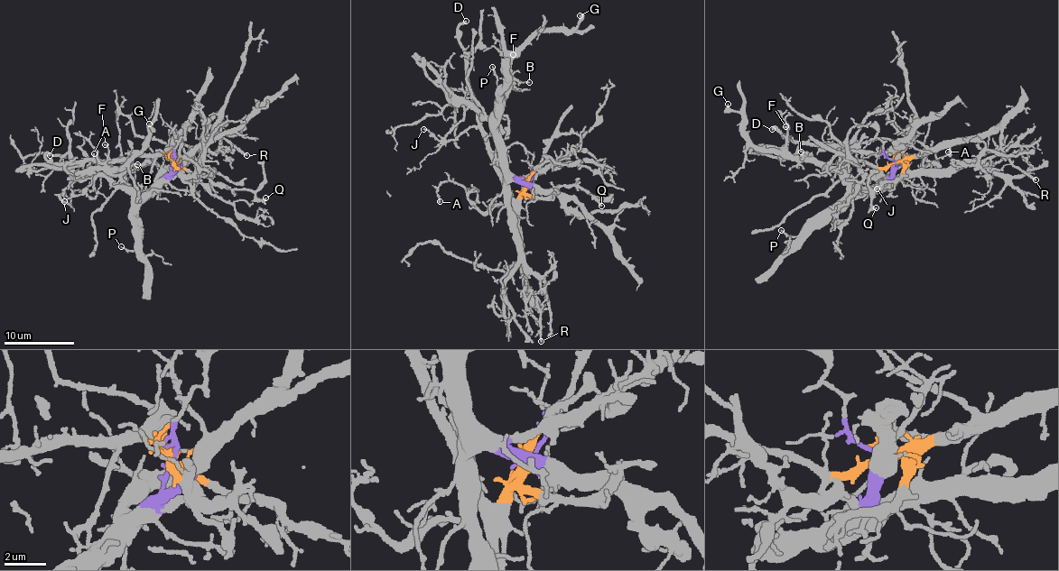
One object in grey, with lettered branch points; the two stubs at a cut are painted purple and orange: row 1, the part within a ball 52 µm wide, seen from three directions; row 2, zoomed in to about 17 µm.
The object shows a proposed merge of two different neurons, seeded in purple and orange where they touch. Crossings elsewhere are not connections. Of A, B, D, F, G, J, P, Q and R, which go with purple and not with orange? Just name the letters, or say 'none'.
A, B, F, G, P

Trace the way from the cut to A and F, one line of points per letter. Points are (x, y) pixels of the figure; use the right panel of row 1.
A: (896, 163), (896, 179), (913, 177), (928, 166), (938, 165), (923, 161), (924, 165), (949, 151)
F: (896, 163), (884, 180), (869, 187), (848, 189), (837, 173), (810, 161), (794, 159), (786, 147), (785, 126)

